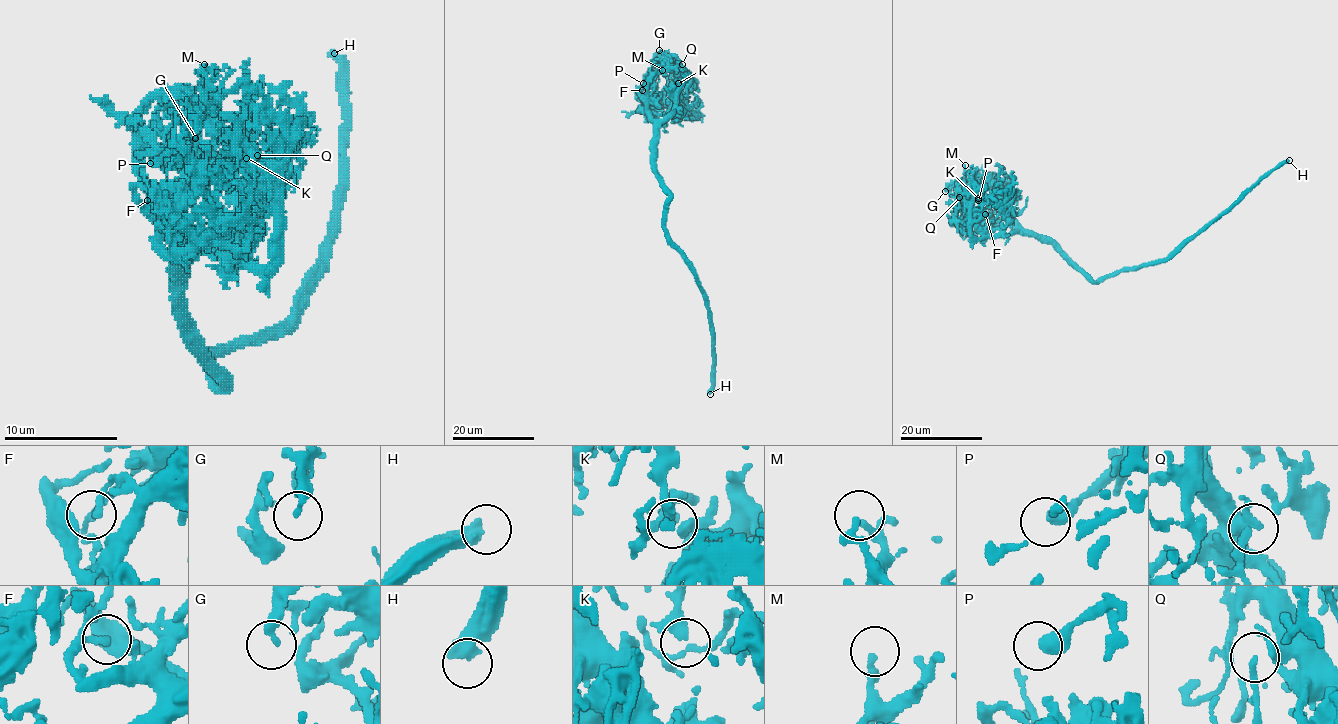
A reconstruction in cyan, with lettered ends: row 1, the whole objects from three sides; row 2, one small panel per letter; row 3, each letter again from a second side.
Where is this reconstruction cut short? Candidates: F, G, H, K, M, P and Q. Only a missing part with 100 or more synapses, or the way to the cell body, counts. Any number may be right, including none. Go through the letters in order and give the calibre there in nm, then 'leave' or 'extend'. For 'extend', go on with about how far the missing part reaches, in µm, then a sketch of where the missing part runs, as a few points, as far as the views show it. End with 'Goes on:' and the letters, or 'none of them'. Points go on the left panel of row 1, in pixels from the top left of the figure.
F: 190 nm | leave
G: 280 nm | leave
H: 480 nm | extend | 300 µm
K: 340 nm | leave
M: 240 nm | leave
P: 460 nm | leave
Q: 190 nm | leave
Goes on: H

